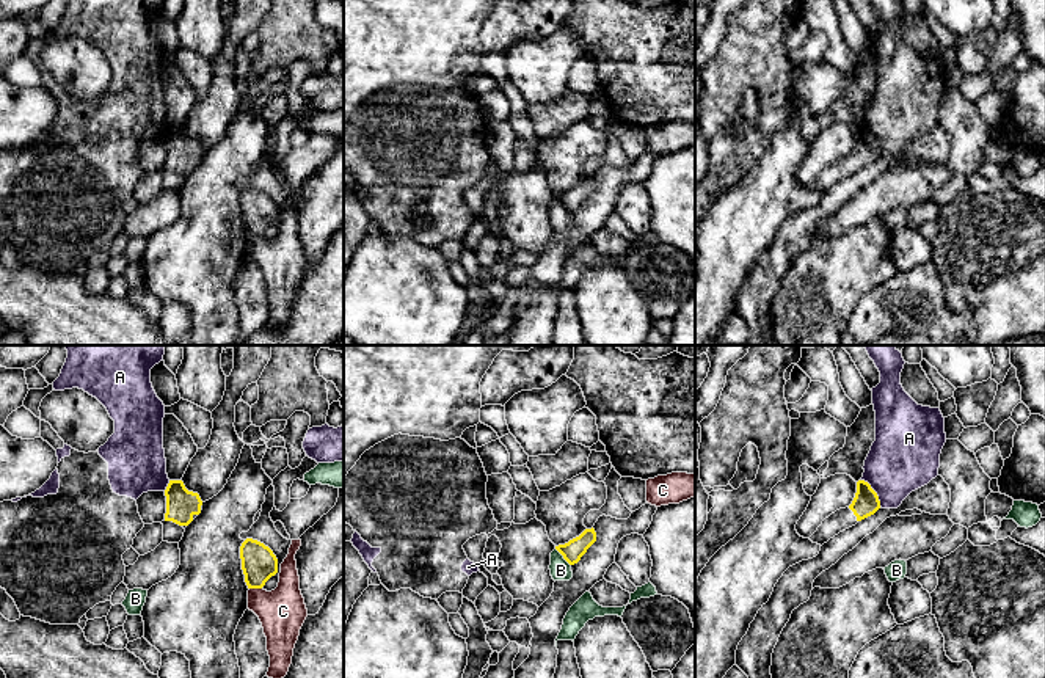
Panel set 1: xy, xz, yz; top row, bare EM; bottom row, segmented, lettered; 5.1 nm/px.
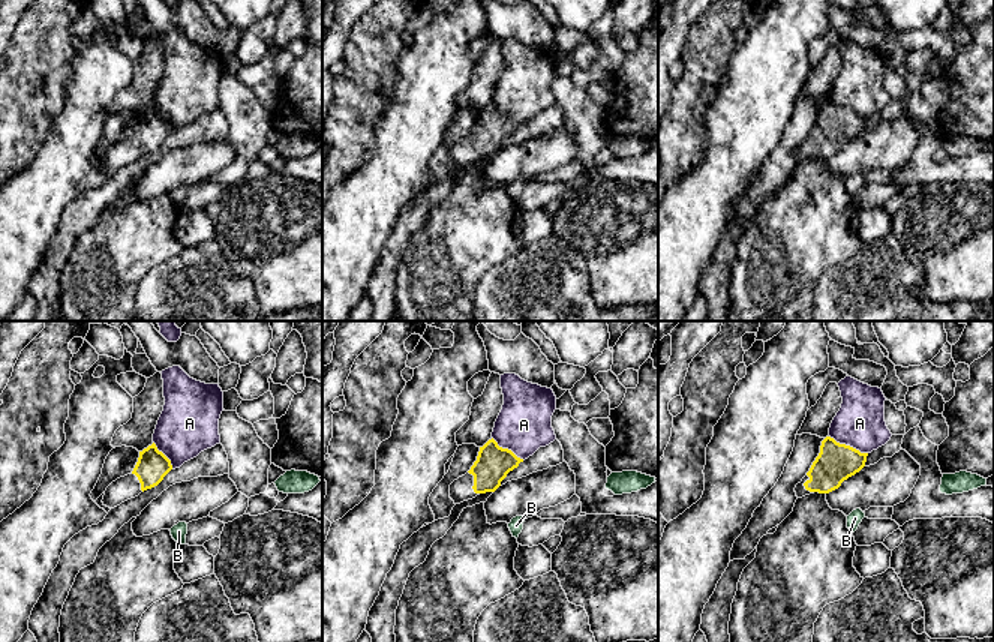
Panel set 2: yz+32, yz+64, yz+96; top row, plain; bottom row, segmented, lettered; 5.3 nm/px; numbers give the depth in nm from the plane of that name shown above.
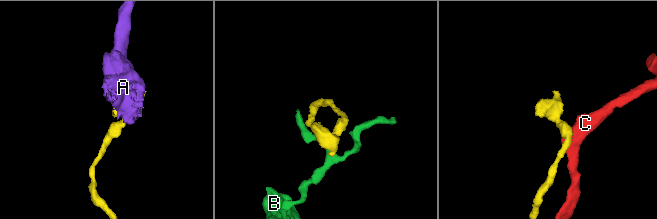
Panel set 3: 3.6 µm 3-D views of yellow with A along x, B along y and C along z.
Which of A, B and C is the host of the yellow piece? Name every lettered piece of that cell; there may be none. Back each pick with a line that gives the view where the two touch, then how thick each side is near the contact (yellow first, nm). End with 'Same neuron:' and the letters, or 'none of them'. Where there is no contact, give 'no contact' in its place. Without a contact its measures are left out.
Same neuron: none of them

